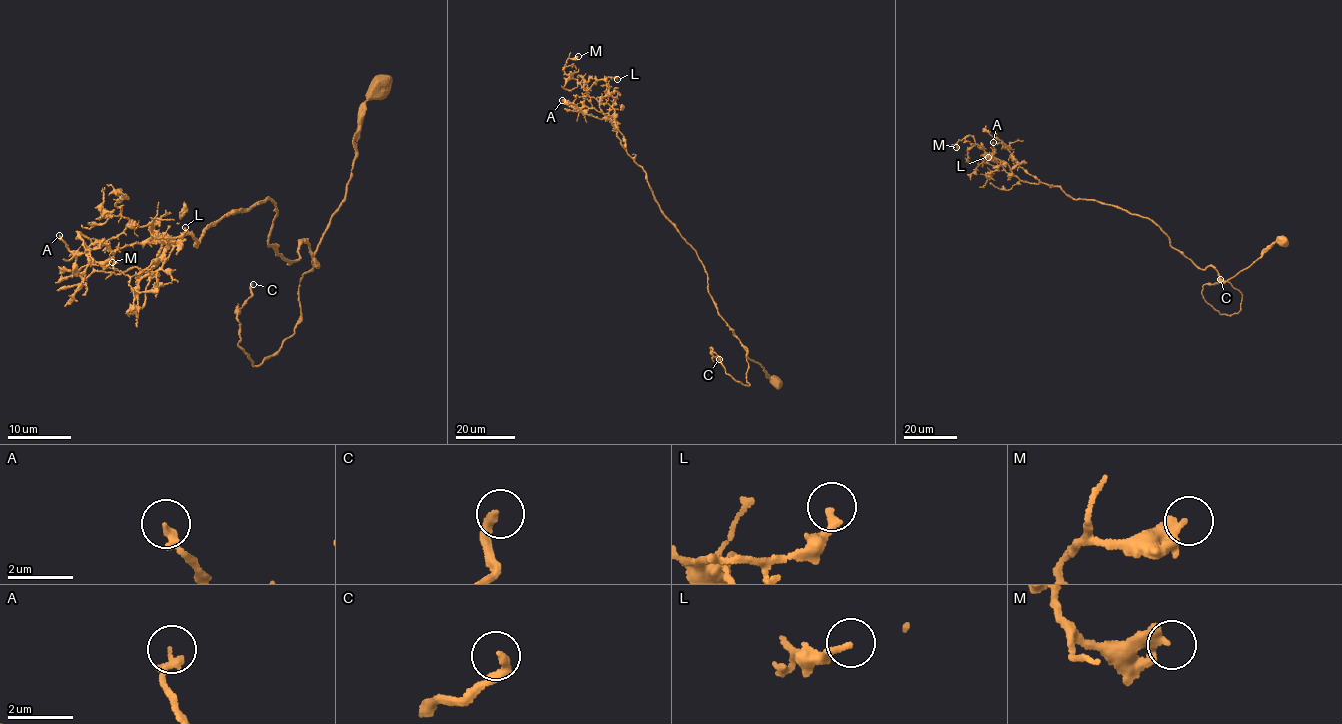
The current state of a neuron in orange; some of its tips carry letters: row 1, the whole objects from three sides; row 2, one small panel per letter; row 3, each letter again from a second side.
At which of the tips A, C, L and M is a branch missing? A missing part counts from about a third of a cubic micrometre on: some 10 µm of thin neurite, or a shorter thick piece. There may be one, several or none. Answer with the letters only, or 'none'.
C

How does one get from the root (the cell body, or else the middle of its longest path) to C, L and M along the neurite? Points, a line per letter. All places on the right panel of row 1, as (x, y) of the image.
C: (1283, 241), (1275, 243), (1227, 281), (1242, 294), (1237, 313), (1220, 314), (1202, 296), (1204, 284), (1220, 279)
L: (1283, 241), (1224, 281), (1149, 219), (1073, 199), (988, 157)
M: (1283, 241), (1224, 281), (1149, 219), (1073, 199), (989, 156), (971, 136), (956, 147)

